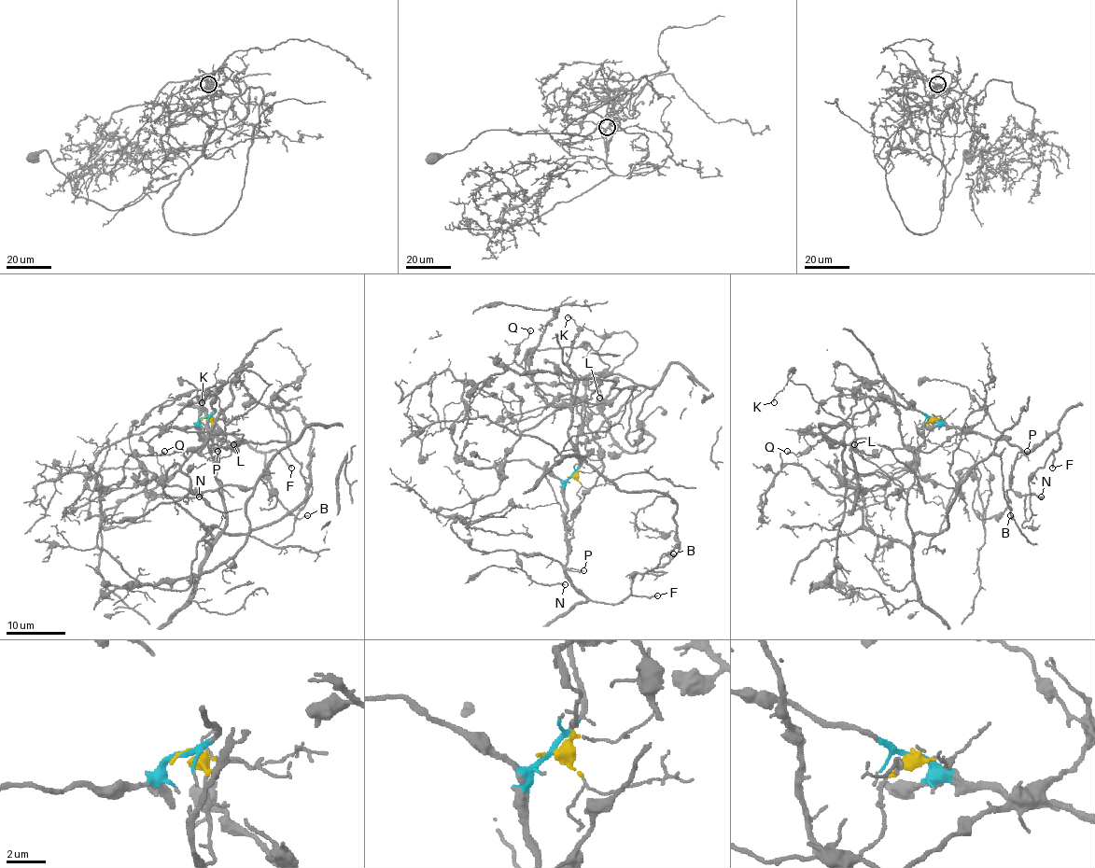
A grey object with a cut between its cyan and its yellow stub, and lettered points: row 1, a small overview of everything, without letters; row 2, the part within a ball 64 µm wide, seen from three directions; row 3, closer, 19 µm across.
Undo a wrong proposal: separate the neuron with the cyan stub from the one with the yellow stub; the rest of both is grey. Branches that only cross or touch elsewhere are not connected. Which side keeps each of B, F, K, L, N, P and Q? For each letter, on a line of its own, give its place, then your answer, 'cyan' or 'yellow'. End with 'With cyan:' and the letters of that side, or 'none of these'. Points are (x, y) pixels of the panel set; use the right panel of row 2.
B: place (1010, 515); yellow
F: place (1052, 468); cyan
K: place (774, 402); yellow
L: place (854, 444); yellow
N: place (1041, 496); cyan
P: place (1027, 451); cyan
Q: place (787, 451); cyan
With cyan: F, N, P, Q

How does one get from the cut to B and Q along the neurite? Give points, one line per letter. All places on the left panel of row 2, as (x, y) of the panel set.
B: (203, 418), (222, 497), (219, 532), (249, 534), (298, 506), (311, 454), (312, 494), (296, 518), (308, 515)
Q: (204, 418), (215, 411), (211, 394), (189, 404), (150, 440), (149, 447), (158, 454), (163, 452)

